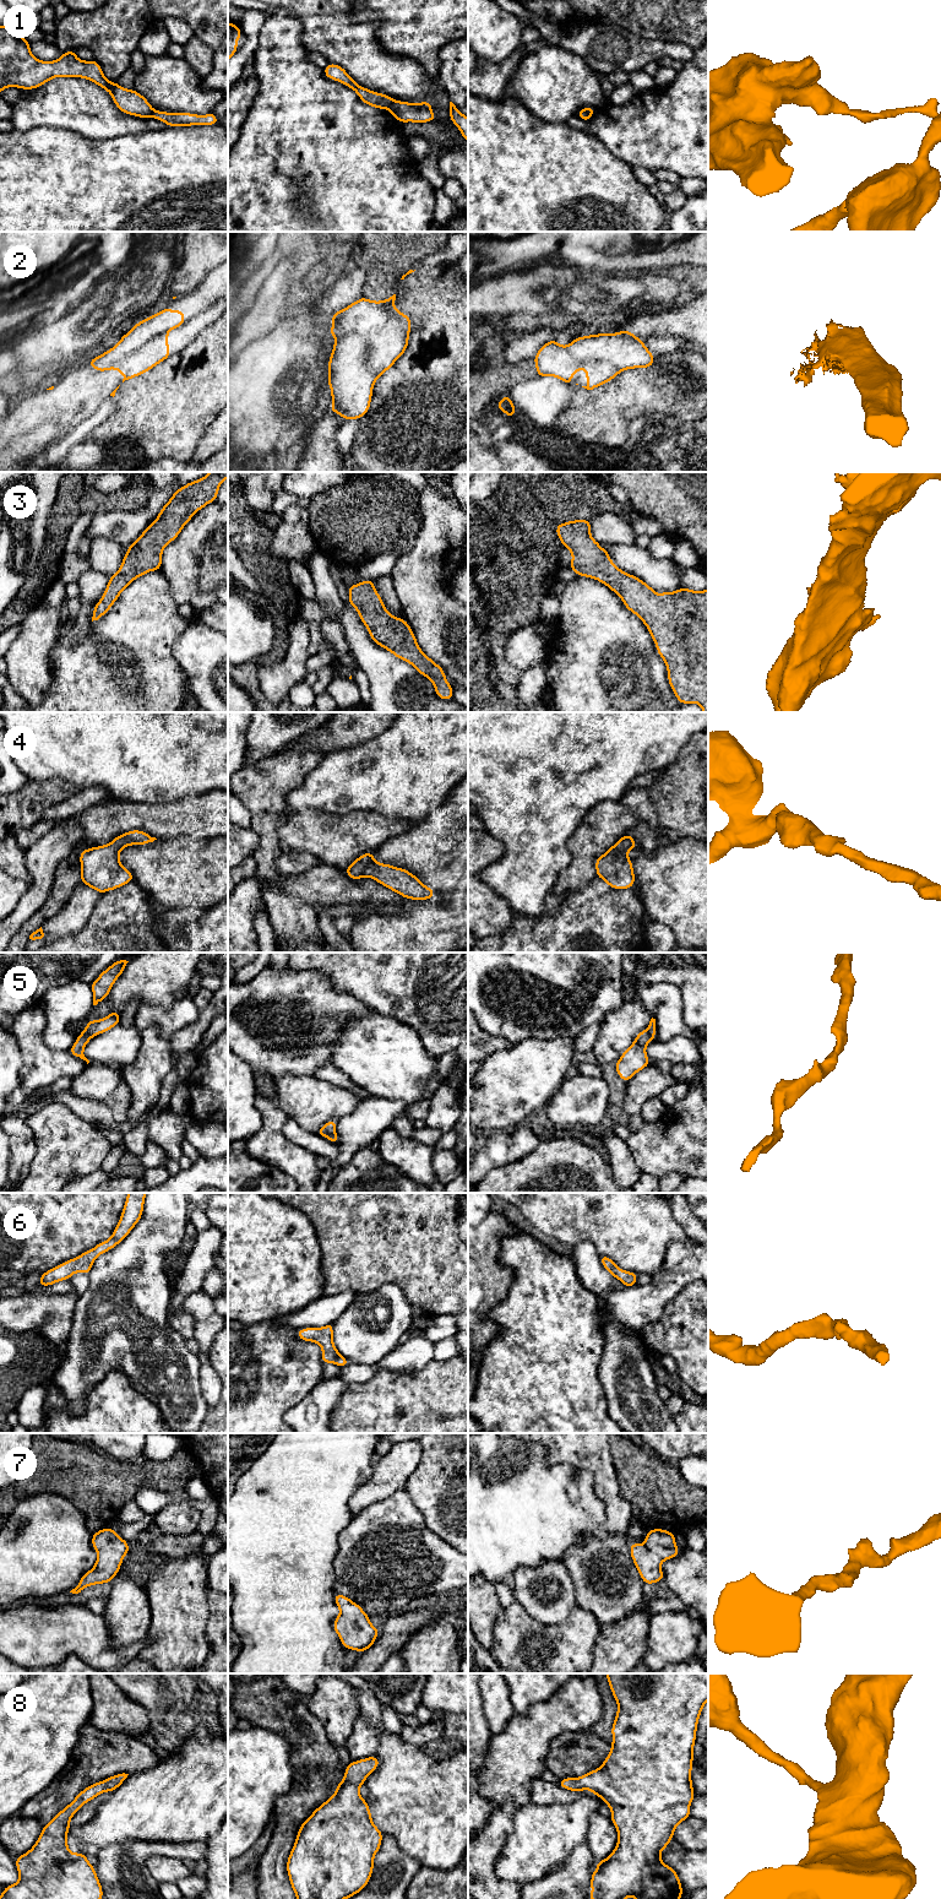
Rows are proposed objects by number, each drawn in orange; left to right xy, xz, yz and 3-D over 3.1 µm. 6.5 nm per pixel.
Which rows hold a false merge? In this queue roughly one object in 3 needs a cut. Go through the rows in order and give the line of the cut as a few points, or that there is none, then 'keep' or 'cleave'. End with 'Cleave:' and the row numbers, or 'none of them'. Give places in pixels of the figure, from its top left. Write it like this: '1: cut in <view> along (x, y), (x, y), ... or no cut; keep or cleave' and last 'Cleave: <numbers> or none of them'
1: cut in xz along (393, 101), (389, 109); cleave
2: cut in xy along (180, 324), (152, 336), (105, 364), (96, 363); cleave
3: no cut; keep
4: no cut; keep
5: no cut; keep
6: no cut; keep
7: no cut; keep
8: no cut; keep
Cleave: 1, 2

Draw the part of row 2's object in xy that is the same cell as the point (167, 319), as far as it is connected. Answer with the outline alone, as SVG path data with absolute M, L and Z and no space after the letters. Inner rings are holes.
M167 306L162 311L135 324L111 349L105 351L104 354L99 357L97 364L99 367L107 365L124 354L134 352L152 337L173 327L178 327L184 322L185 315L183 310L170 310Z

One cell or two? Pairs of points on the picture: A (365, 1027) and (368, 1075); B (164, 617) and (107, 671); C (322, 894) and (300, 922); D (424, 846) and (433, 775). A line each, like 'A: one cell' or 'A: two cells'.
A: one cell
B: one cell
C: two cells
D: two cells

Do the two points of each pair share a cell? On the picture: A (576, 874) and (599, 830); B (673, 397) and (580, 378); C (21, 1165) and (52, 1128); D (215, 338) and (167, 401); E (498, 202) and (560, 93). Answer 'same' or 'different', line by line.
A: same
B: different
C: different
D: same
E: different

